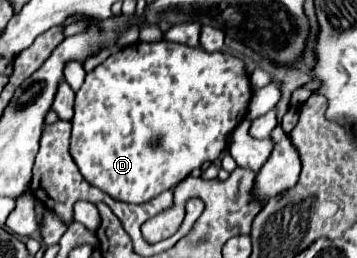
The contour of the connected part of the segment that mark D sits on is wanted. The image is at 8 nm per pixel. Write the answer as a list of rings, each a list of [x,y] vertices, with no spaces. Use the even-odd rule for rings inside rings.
[[[159,40],[159,42],[135,42],[131,46],[125,46],[117,52],[113,52],[105,62],[101,62],[95,70],[91,70],[83,82],[83,86],[77,90],[75,94],[75,114],[71,118],[71,156],[79,168],[79,172],[83,174],[83,178],[93,184],[95,188],[103,190],[105,194],[109,194],[111,198],[119,200],[119,202],[127,202],[127,204],[141,204],[147,202],[155,196],[159,196],[165,190],[175,188],[181,180],[185,180],[195,168],[201,168],[205,162],[213,162],[221,156],[221,152],[227,148],[227,140],[229,134],[237,128],[237,124],[245,118],[249,102],[251,102],[253,90],[251,90],[251,80],[245,68],[245,62],[225,54],[225,52],[205,52],[201,48],[189,48],[185,44],[177,44],[177,42],[167,42],[167,40]]]

